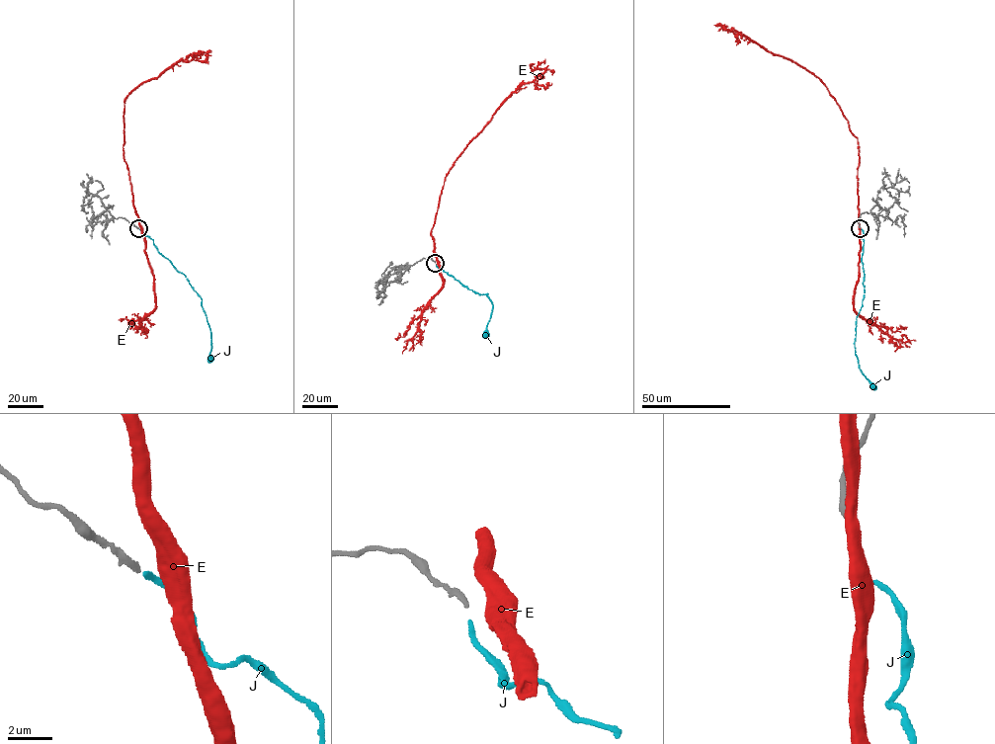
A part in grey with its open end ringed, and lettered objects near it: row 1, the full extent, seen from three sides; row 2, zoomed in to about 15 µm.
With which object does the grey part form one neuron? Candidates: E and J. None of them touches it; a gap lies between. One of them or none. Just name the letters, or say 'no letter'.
J

